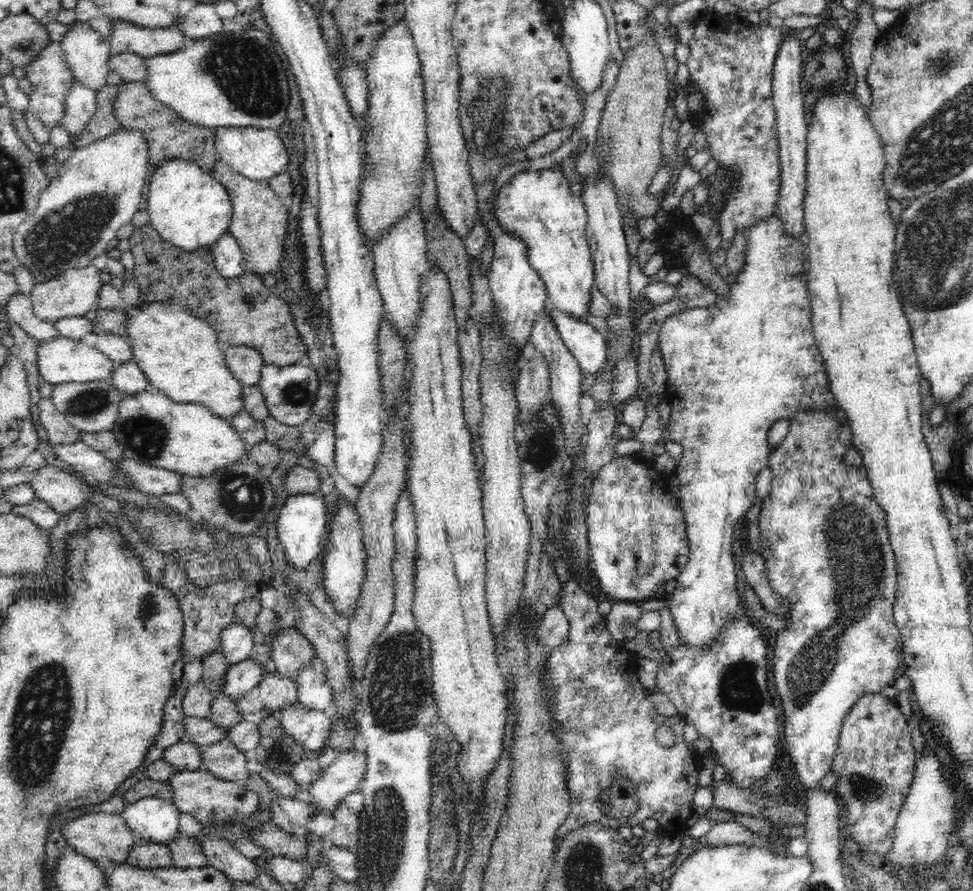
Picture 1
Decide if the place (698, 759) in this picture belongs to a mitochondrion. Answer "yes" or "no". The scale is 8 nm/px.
no

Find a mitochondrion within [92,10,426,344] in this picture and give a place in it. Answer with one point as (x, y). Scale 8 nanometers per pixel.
(244, 70)

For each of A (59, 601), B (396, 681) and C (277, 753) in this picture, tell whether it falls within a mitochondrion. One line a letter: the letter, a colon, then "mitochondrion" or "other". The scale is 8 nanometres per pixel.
A: other
B: mitochondrion
C: mitochondrion

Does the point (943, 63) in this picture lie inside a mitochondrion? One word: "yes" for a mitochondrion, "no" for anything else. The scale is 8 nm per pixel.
yes

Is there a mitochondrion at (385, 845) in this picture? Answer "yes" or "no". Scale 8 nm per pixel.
yes

